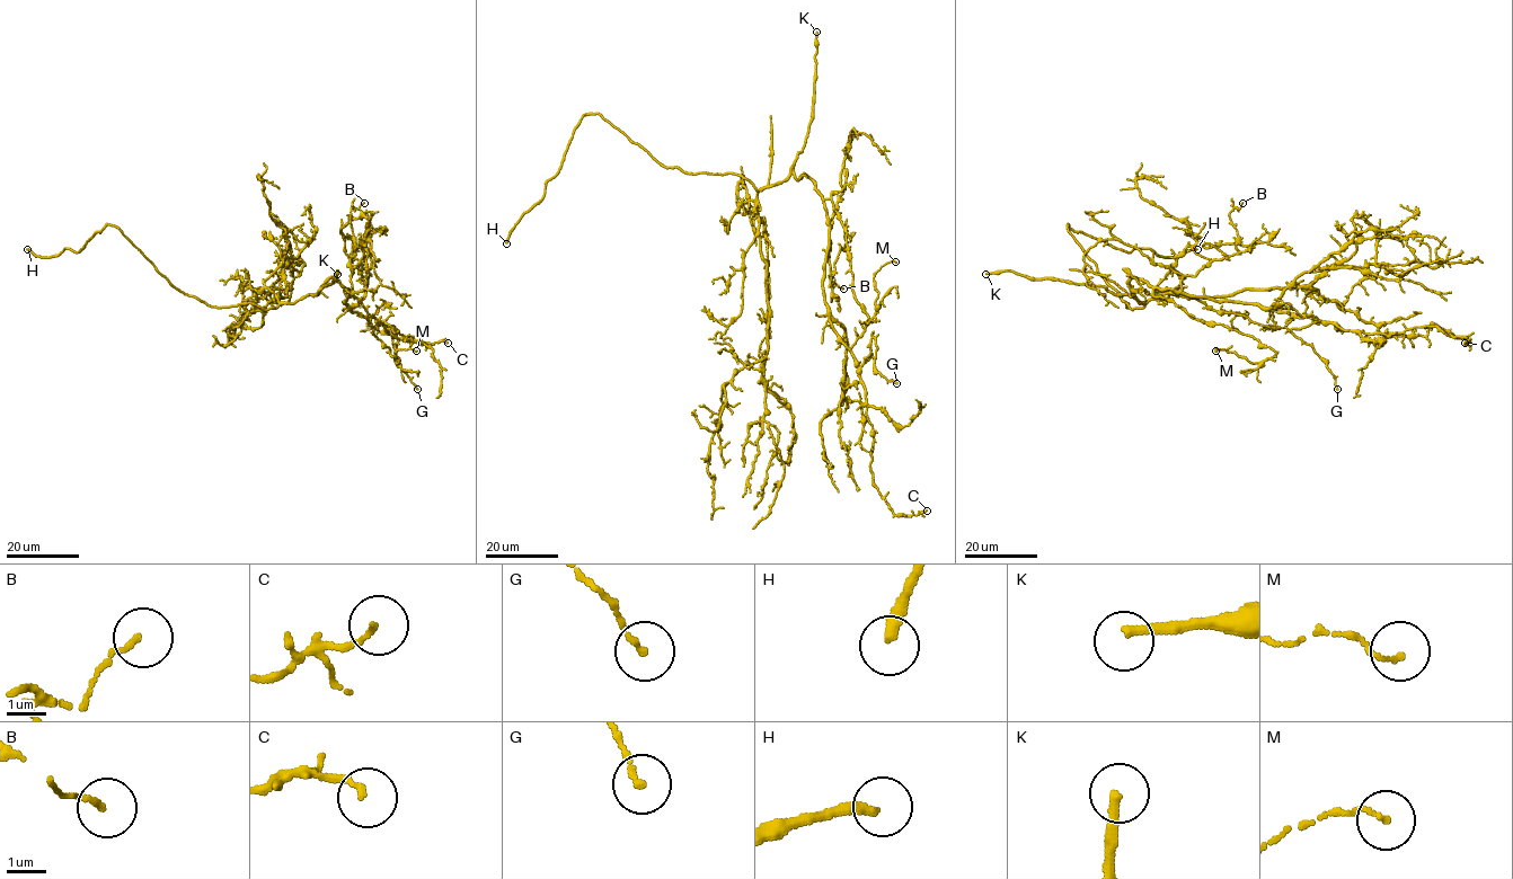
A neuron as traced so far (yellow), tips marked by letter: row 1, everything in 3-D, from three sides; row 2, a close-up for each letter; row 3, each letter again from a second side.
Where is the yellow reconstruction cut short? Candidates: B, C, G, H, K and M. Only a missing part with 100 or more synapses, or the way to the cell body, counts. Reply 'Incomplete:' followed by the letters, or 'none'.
Incomplete: H, K

